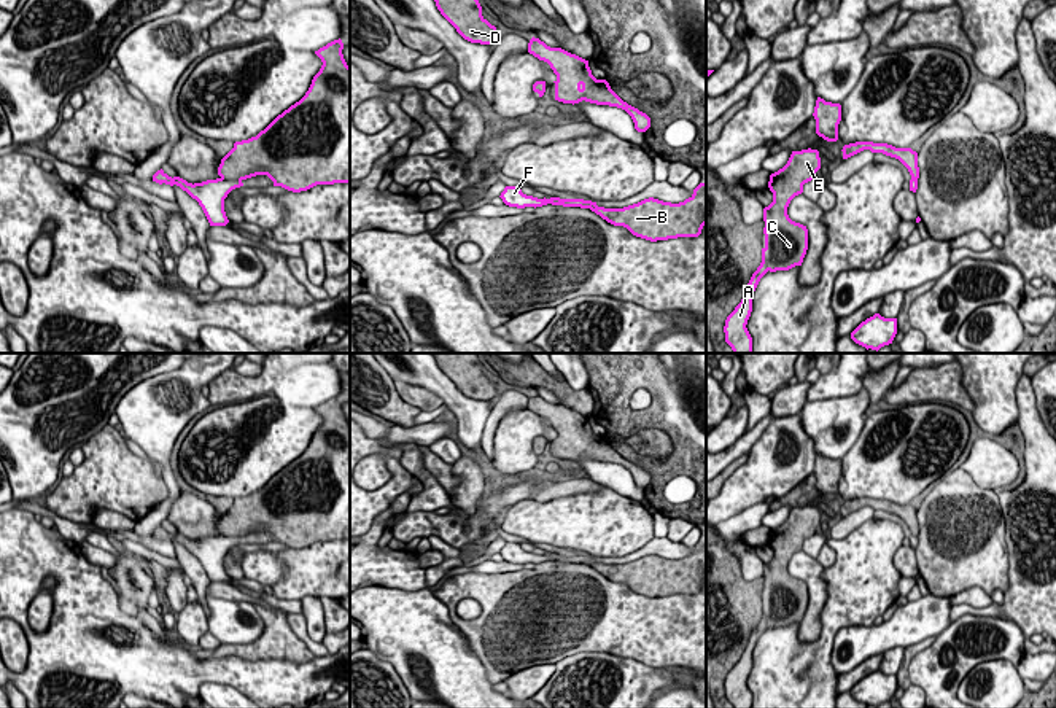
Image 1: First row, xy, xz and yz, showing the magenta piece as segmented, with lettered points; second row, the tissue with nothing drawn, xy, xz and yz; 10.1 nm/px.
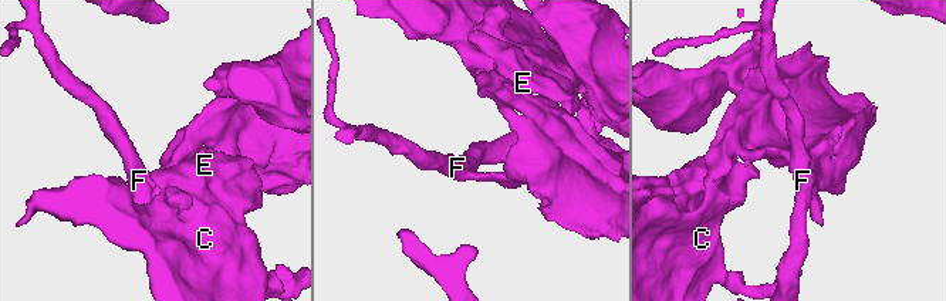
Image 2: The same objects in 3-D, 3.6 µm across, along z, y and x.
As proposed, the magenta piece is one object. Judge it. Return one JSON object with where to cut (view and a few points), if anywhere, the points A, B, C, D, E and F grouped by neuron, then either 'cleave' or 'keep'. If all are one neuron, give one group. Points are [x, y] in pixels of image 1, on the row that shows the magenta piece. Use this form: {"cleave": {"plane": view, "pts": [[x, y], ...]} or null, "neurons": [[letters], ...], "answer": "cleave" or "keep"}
{"cleave": {"plane": "xy", "pts": [[221, 177], [240, 182]]}, "neurons": [["A", "B", "C", "D", "E"], ["F"]], "answer": "cleave"}

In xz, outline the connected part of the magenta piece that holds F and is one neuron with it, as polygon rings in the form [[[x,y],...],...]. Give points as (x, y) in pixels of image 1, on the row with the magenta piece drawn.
[[[506,186],[499,197],[506,205],[517,207],[517,208],[525,208],[525,207],[536,208],[547,204],[563,205],[563,207],[580,207],[580,208],[590,208],[596,205],[596,202],[584,200],[584,199],[560,199],[560,197],[538,199],[538,197],[523,194],[518,186]]]

